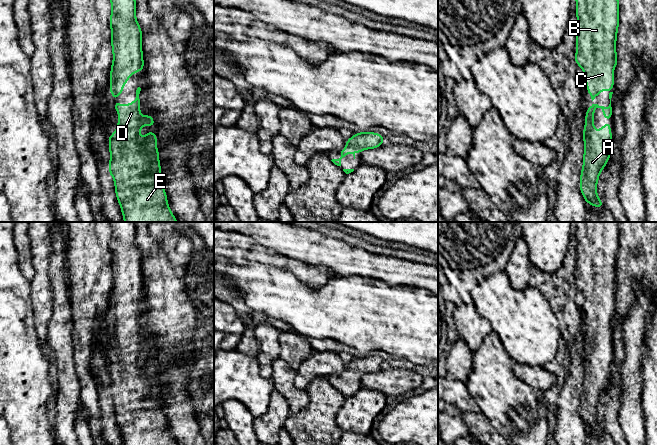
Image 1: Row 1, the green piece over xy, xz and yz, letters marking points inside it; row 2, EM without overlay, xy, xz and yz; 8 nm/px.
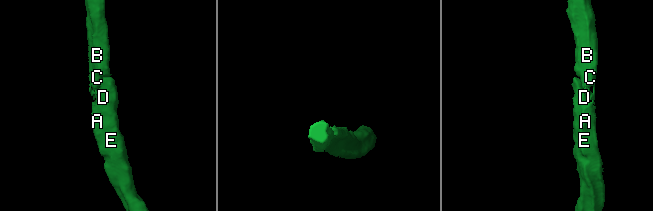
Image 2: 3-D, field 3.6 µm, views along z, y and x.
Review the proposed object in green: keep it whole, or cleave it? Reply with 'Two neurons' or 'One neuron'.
One neuron

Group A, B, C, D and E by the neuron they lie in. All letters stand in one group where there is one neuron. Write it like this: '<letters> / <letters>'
A B C D E

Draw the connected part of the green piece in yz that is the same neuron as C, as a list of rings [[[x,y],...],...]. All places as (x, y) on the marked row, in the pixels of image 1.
[[[576,0],[576,49],[575,63],[581,67],[585,73],[584,81],[587,85],[587,91],[592,101],[604,88],[609,91],[610,104],[608,107],[592,104],[587,108],[585,115],[585,127],[583,129],[584,139],[584,156],[583,168],[580,176],[580,191],[587,204],[591,204],[596,208],[603,207],[603,201],[597,196],[597,182],[600,172],[606,166],[611,156],[611,140],[613,132],[608,129],[612,128],[611,123],[604,124],[598,132],[594,130],[594,109],[601,108],[603,117],[611,120],[612,107],[611,98],[614,86],[613,70],[617,66],[616,39],[619,27],[619,2],[618,0]]]

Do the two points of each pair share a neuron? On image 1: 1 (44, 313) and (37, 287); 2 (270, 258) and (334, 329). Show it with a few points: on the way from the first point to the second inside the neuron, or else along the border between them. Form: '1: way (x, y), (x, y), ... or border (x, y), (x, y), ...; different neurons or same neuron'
1: way (43, 307), (41, 293); same neuron
2: border (256, 262), (289, 270), (299, 280); different neurons

